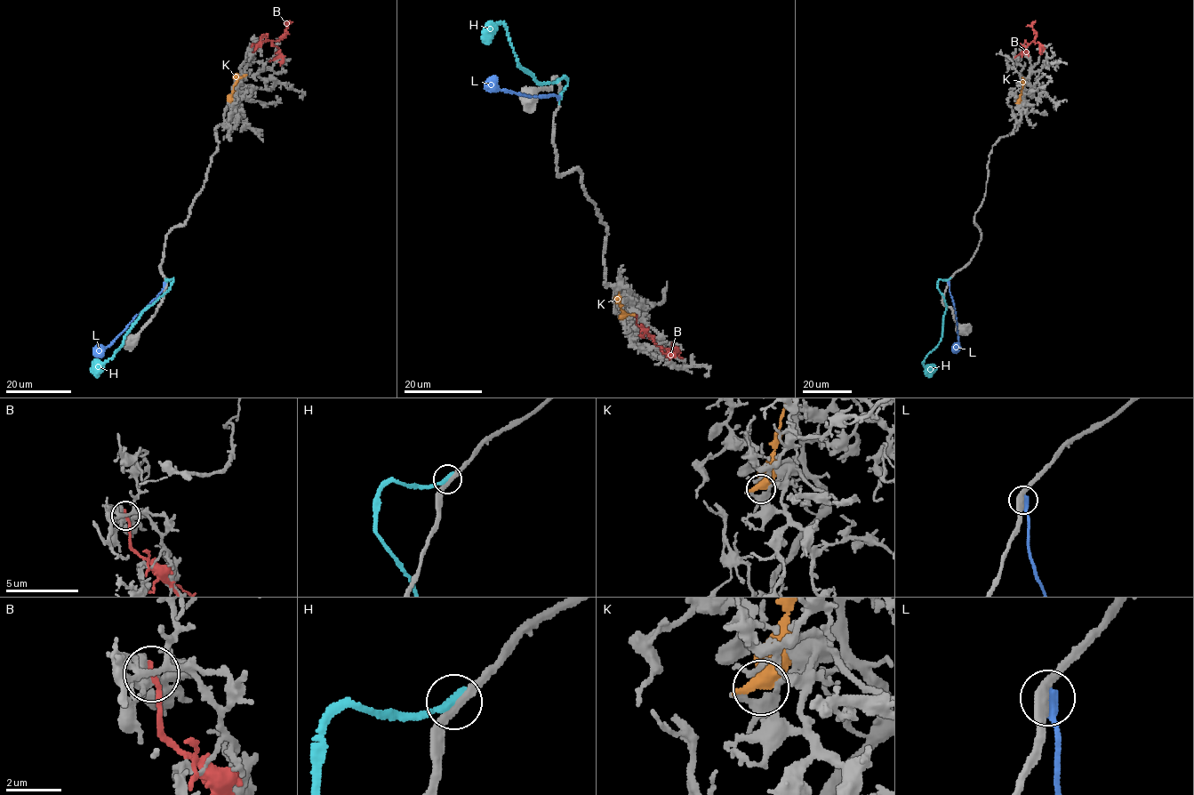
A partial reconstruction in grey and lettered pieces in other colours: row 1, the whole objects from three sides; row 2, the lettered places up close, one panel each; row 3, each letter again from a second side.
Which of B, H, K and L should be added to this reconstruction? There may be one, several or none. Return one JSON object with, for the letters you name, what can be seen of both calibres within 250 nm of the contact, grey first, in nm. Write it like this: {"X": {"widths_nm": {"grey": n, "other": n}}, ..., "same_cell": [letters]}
{"same_cell": []}

